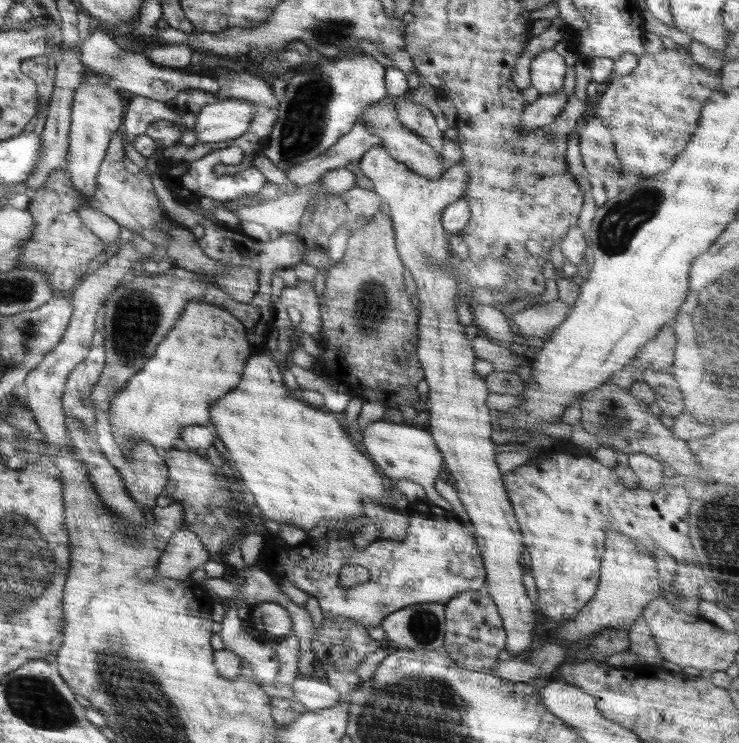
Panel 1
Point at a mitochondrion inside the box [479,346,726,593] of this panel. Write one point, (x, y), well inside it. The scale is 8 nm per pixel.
(614, 416)

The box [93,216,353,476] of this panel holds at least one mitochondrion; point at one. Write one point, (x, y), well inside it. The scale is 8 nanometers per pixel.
(136, 318)

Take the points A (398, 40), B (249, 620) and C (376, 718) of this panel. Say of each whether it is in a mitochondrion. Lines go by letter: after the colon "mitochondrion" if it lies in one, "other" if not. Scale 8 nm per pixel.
A: other
B: other
C: mitochondrion

